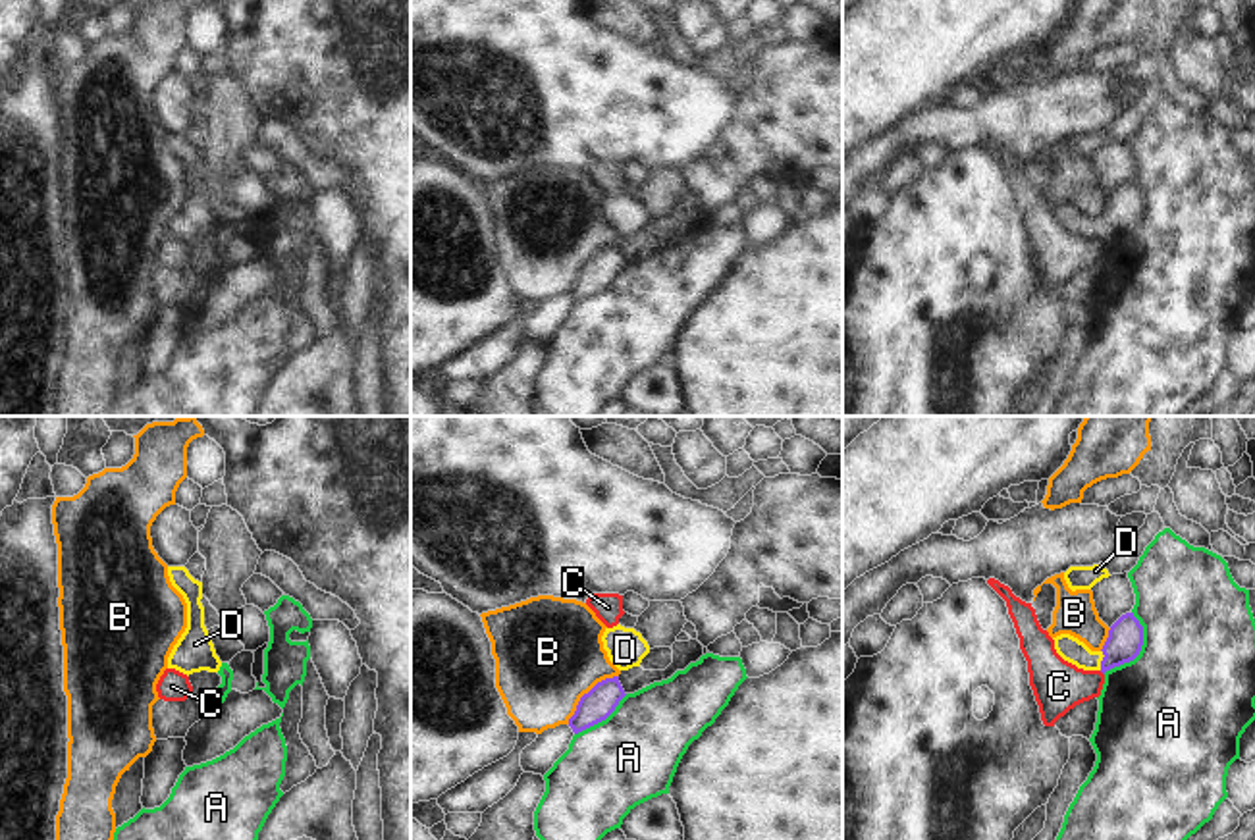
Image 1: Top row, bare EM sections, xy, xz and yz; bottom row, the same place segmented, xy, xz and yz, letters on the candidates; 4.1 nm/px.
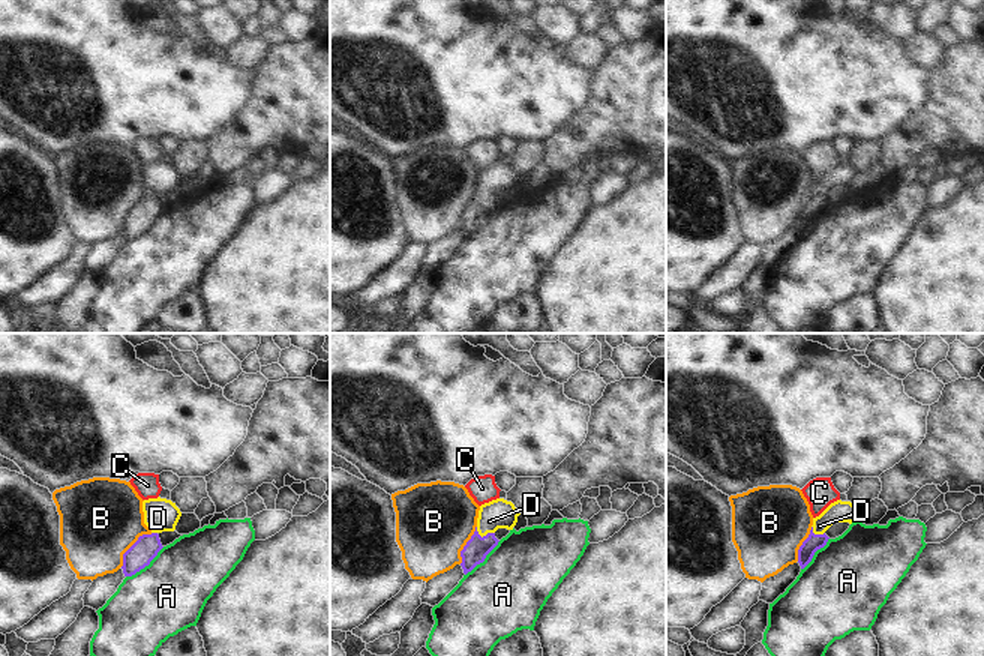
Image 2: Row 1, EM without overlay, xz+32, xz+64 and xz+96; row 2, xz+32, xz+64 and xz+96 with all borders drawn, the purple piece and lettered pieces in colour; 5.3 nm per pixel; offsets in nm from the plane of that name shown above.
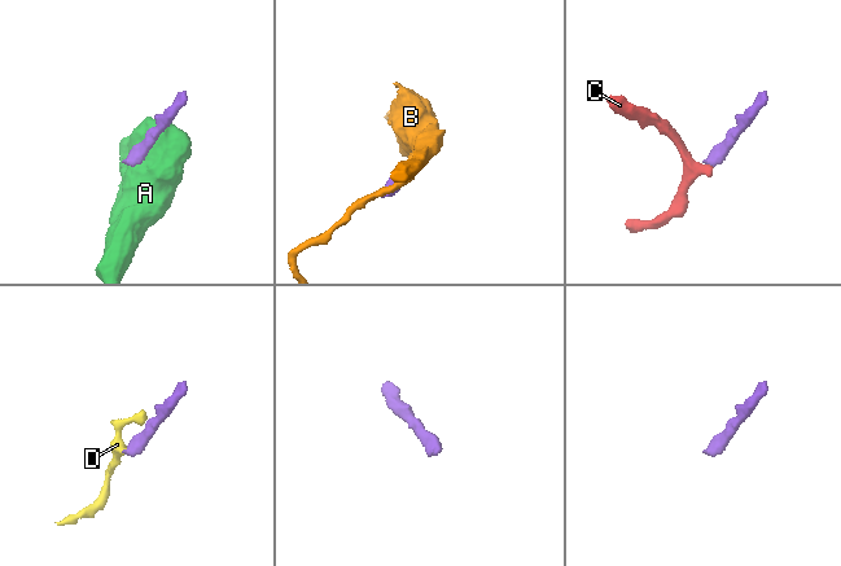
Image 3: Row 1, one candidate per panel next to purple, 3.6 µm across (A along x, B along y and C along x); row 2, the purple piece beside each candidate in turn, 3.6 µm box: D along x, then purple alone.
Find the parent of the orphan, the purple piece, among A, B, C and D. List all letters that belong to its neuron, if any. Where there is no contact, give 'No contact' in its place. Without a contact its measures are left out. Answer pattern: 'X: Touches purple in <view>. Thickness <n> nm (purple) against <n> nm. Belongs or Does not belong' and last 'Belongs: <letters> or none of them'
A: Touches purple in yz. Thickness 150 nm (purple) against 500 nm. Does not belong
B: Touches purple in xz. Thickness 140 nm (purple) against 460 nm. Does not belong
C: No contact. Does not belong
D: Touches purple in yz. Thickness 150 nm (purple) against 100 nm. Belongs
Belongs: D.

